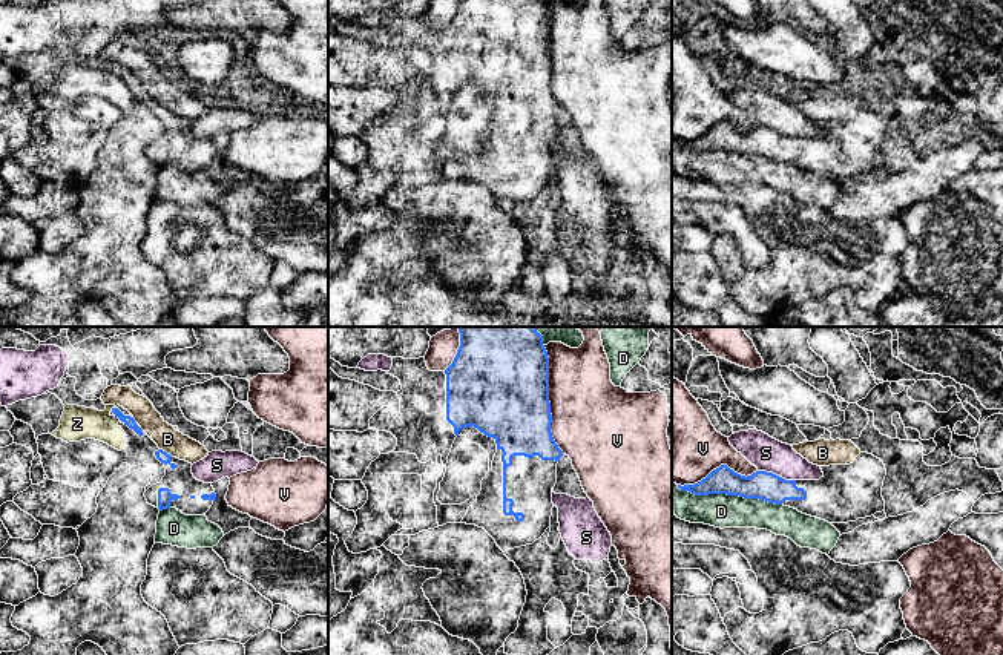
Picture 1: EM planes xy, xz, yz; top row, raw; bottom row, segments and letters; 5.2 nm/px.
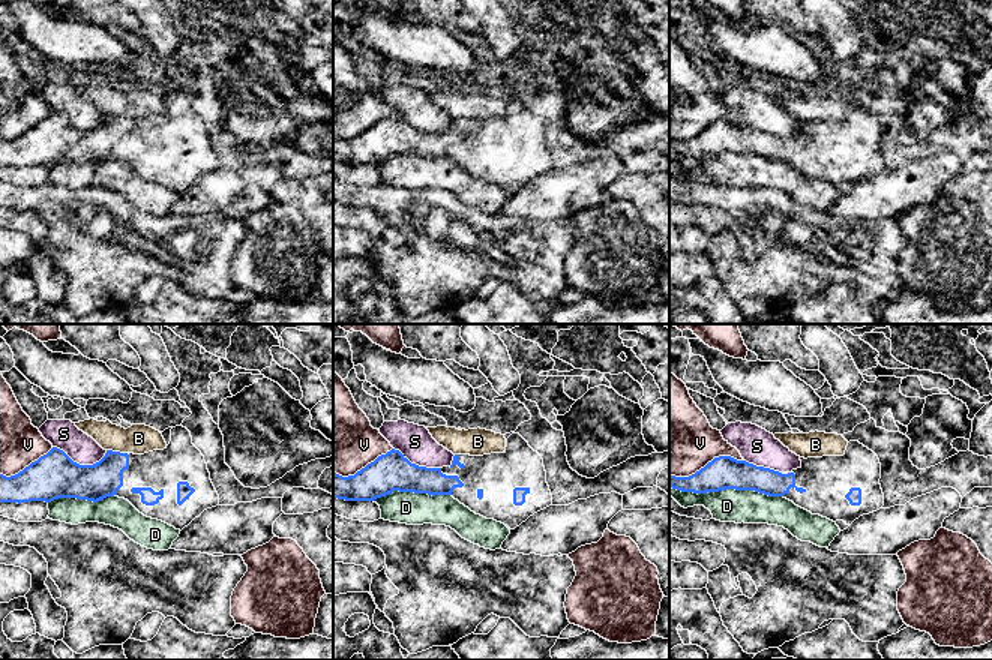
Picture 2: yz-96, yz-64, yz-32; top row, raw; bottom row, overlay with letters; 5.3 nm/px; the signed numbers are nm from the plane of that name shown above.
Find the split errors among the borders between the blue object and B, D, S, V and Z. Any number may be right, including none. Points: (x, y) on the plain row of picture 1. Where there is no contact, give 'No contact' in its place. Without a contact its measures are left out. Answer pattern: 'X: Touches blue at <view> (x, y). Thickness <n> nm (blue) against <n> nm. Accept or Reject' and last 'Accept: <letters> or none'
B: Touches blue at xy (164, 108). Thickness 60 nm (blue) against 130 nm. Reject
D: Touches blue at yz (729, 151). Thickness 150 nm (blue) against 180 nm. Reject
S: Touches blue at yz (775, 131). Thickness 150 nm (blue) against 180 nm. Reject
V: Touches blue at xz (548, 55). Thickness 480 nm (blue) against 420 nm. Reject
Z: Touches blue at xy (120, 75). Thickness 50 nm (blue) against 180 nm. Reject
Accept: none

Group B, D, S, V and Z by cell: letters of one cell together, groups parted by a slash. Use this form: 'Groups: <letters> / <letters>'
Groups: B / D / S / V / Z

